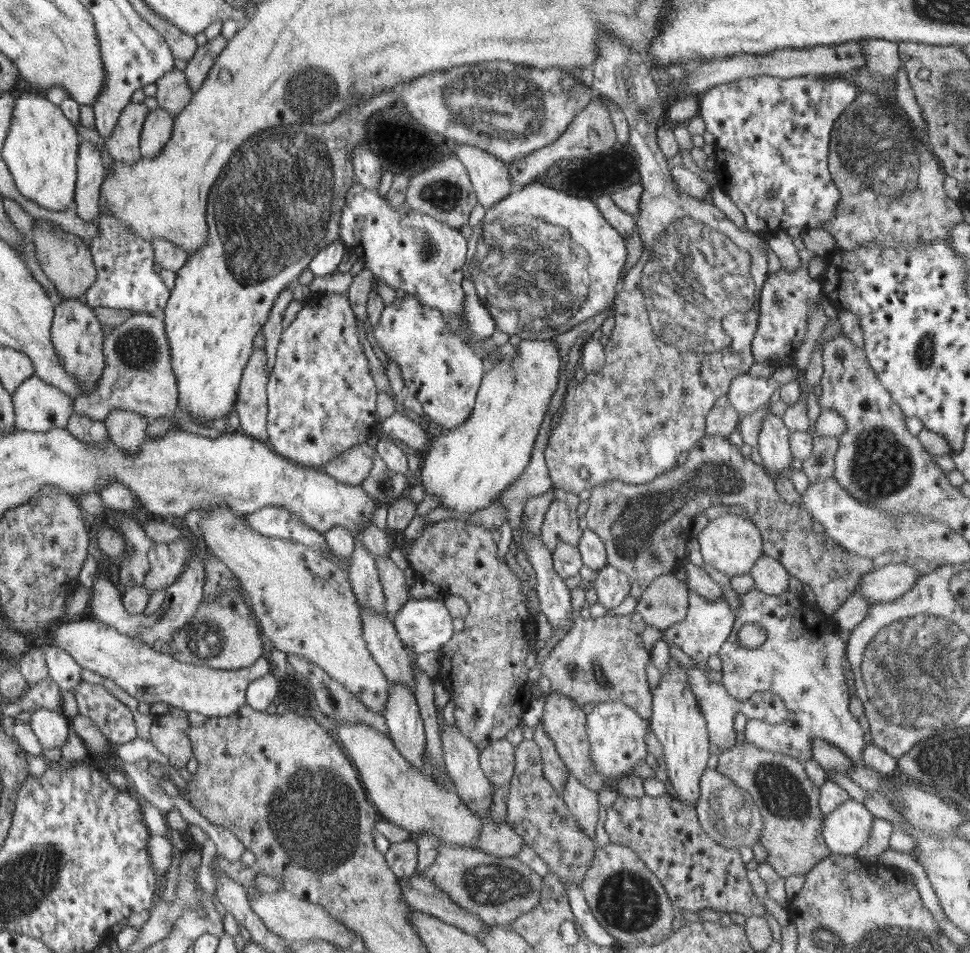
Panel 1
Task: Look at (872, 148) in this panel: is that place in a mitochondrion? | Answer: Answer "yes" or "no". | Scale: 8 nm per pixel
yes

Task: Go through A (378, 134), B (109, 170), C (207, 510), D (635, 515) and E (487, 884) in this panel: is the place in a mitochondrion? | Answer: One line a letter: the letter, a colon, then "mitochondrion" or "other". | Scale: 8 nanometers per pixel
A: other
B: other
C: other
D: mitochondrion
E: mitochondrion

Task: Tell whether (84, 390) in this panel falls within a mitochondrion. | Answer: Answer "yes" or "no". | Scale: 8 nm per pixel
no

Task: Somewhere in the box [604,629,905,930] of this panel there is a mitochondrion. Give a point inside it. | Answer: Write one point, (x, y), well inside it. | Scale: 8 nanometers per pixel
(727, 814)

